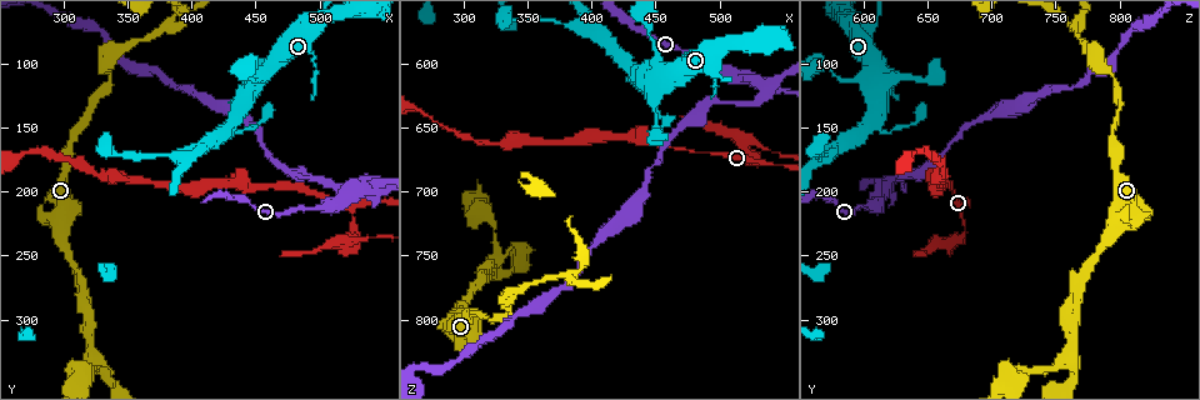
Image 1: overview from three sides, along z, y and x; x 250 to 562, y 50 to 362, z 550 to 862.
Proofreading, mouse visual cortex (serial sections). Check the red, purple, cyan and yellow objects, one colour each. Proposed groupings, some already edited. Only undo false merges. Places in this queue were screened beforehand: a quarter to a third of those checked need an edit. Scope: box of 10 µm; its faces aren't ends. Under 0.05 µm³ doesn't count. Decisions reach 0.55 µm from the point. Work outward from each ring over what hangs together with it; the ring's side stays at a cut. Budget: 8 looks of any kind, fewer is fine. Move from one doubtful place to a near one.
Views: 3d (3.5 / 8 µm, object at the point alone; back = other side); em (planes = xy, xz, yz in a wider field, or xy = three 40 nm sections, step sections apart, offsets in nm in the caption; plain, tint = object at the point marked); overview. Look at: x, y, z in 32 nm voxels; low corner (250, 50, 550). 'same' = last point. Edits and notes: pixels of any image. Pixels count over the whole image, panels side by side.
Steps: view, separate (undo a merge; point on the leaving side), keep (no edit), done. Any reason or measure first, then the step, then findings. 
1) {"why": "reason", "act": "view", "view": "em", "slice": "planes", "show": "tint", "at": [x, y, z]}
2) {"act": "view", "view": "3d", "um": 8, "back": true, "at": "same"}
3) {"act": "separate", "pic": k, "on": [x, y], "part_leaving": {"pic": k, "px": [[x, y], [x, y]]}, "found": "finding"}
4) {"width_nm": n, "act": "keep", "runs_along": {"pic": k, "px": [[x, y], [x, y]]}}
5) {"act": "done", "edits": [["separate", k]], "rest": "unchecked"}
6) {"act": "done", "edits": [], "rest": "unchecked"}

{"why": "arms run side by side", "act": "view", "view": "3d", "um": 3.5, "at": [532, 196, 616]}

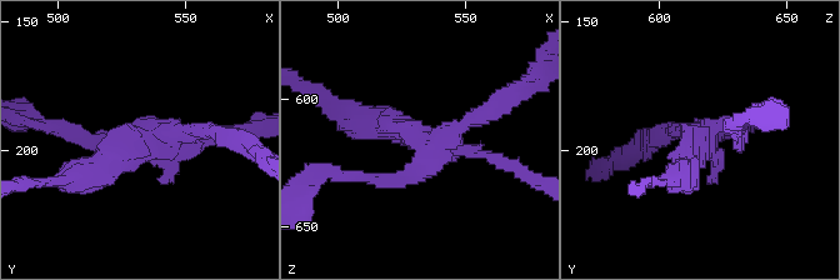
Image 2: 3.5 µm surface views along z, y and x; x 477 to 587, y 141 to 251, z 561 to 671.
{"act": "separate", "pic": 2, "on": [201, 130], "part_leaving": {"pic": 2, "px": [[425, 151], [410, 180], [325, 174]]}, "found": "a second cell is stuck on"}

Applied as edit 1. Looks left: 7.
{"act": "view", "view": "overview"}

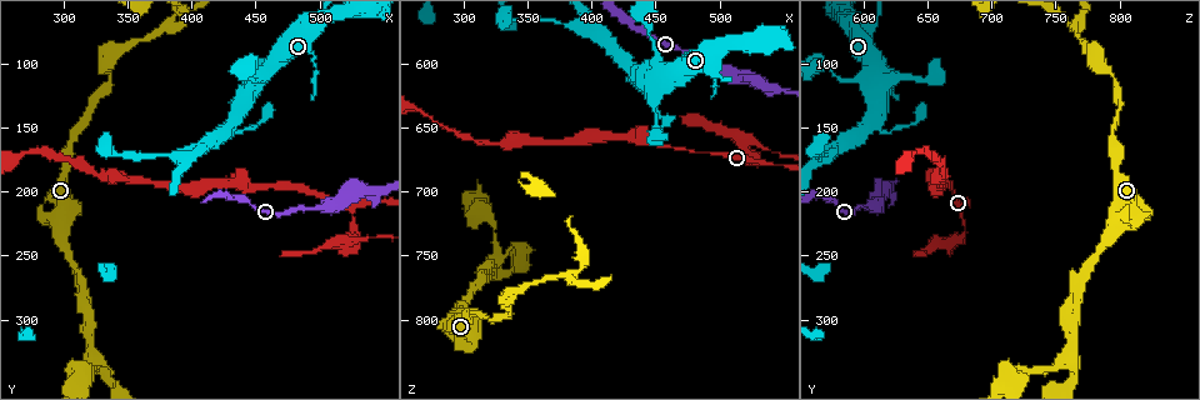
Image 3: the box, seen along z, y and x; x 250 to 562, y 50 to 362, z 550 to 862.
{"why": "sharp bend", "act": "view", "view": "3d", "um": 3.5, "at": [520, 242, 662]}

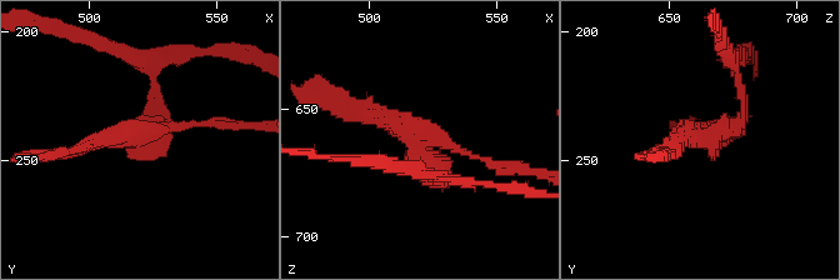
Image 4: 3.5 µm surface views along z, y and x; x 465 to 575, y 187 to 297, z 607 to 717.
{"act": "view", "view": "em", "slice": "planes", "show": "tint", "at": [520, 242, 662]}

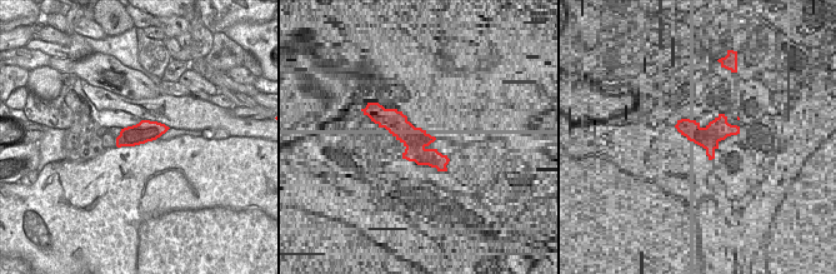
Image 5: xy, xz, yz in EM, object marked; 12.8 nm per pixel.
{"act": "separate", "pic": 4, "on": [104, 140], "part_leaving": {"pic": 4, "px": [[138, 138], [106, 138], [38, 156]]}, "found": "a second cell is stuck on"}

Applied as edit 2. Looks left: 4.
{"why": "see it whole again", "act": "view", "view": "overview"}

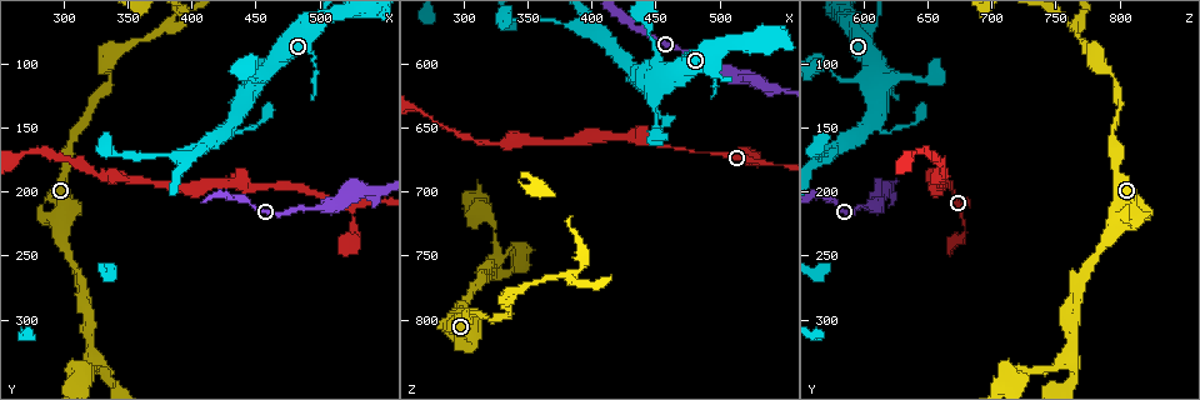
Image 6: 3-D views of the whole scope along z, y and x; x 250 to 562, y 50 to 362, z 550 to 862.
{"why": "abrupt turn", "act": "view", "view": "3d", "um": 3.5, "at": [384, 72, 766]}

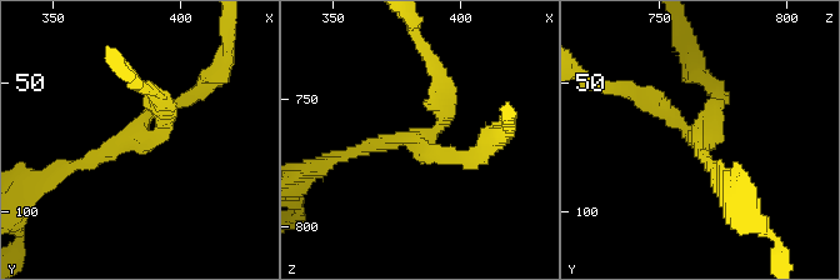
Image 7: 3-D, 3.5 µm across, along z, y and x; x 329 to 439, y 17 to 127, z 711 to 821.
{"arms": 3, "arm_widths_nm": [150, 200, 200], "act": "view", "view": "em", "slice": "xy", "step": 2, "show": "tint", "at": [382, 72, 768]}

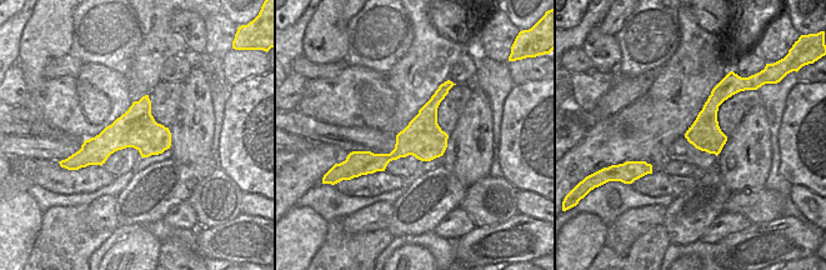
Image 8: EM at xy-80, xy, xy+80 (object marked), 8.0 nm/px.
{"act": "keep", "runs_along": {"pic": 8, "px": [[449, 84], [394, 155], [353, 156]]}, "found": "continuous, no second cell"}

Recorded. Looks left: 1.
{"act": "done", "edits": [["separate", 2], ["separate", 4]], "rest": "unchecked"}

